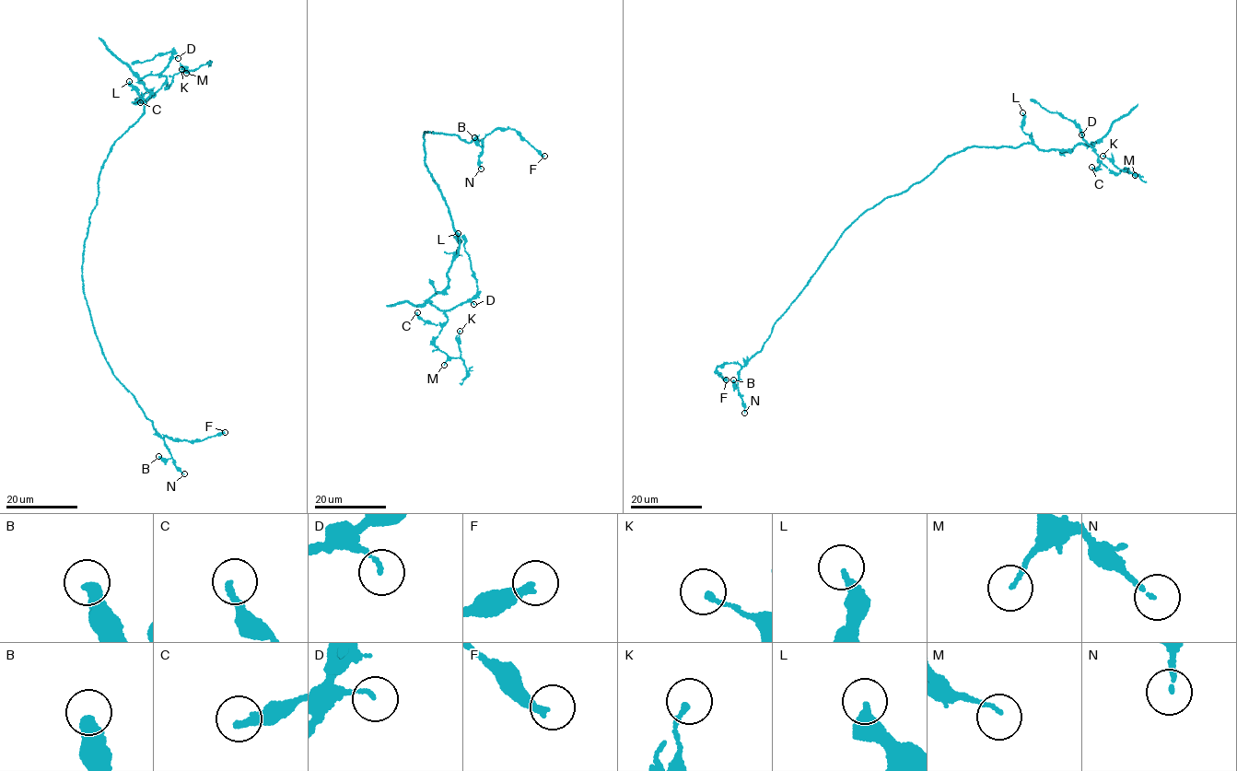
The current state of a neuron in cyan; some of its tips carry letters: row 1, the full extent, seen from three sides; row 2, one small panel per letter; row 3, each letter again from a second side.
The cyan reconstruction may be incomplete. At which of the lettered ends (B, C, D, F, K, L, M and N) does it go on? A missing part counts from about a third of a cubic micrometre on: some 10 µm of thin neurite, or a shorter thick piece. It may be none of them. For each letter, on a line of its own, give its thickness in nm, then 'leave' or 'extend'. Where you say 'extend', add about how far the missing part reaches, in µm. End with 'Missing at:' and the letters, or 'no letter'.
B: 420 nm thick; leave
C: 220 nm thick; extend; about 9 µm are missing
D: 100 nm thick; leave
F: 280 nm thick; leave
K: 160 nm thick; leave
L: 280 nm thick; leave
M: 110 nm thick; leave
N: 120 nm thick; leave
Missing at: C

